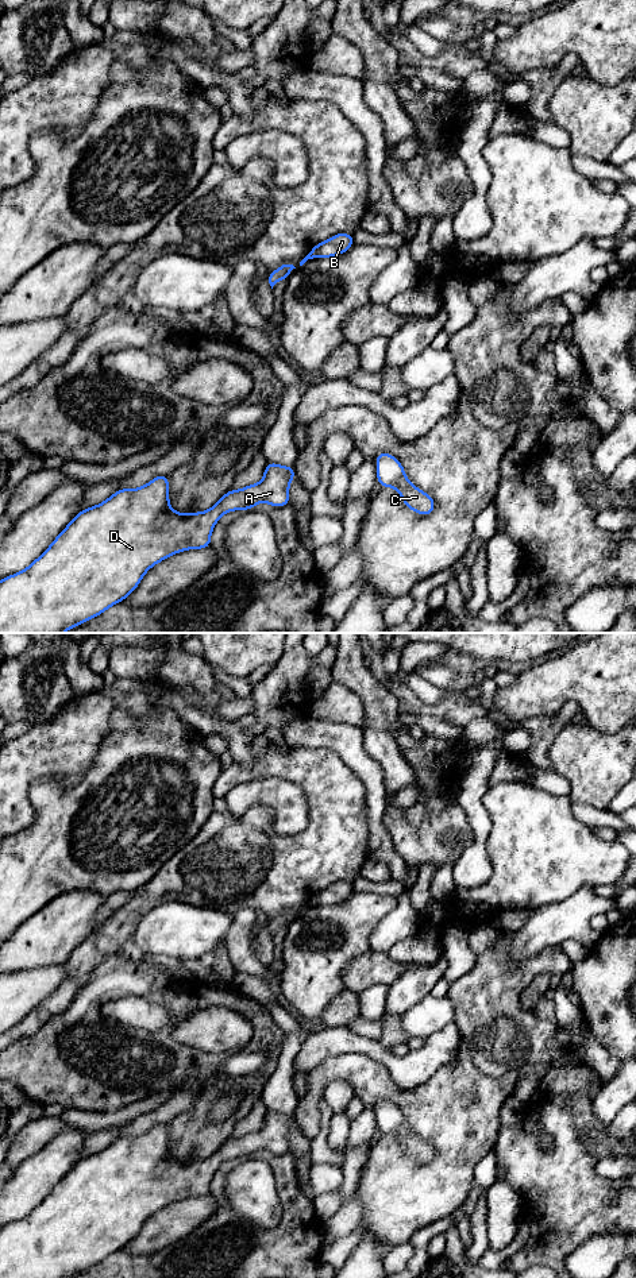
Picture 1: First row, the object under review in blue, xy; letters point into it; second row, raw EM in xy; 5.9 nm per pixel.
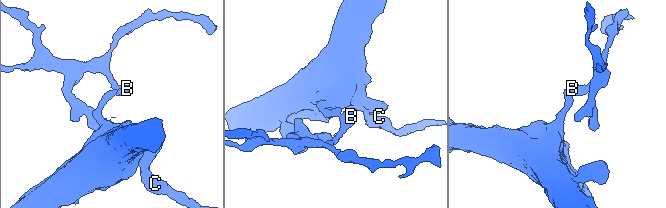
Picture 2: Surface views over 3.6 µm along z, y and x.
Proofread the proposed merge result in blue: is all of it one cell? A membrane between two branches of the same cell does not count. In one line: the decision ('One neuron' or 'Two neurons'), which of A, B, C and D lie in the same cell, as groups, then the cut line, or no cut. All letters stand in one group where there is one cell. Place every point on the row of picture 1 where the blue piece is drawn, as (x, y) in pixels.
Two neurons. Groups: A C D / B. Split along xy (307, 255), (309, 258)

